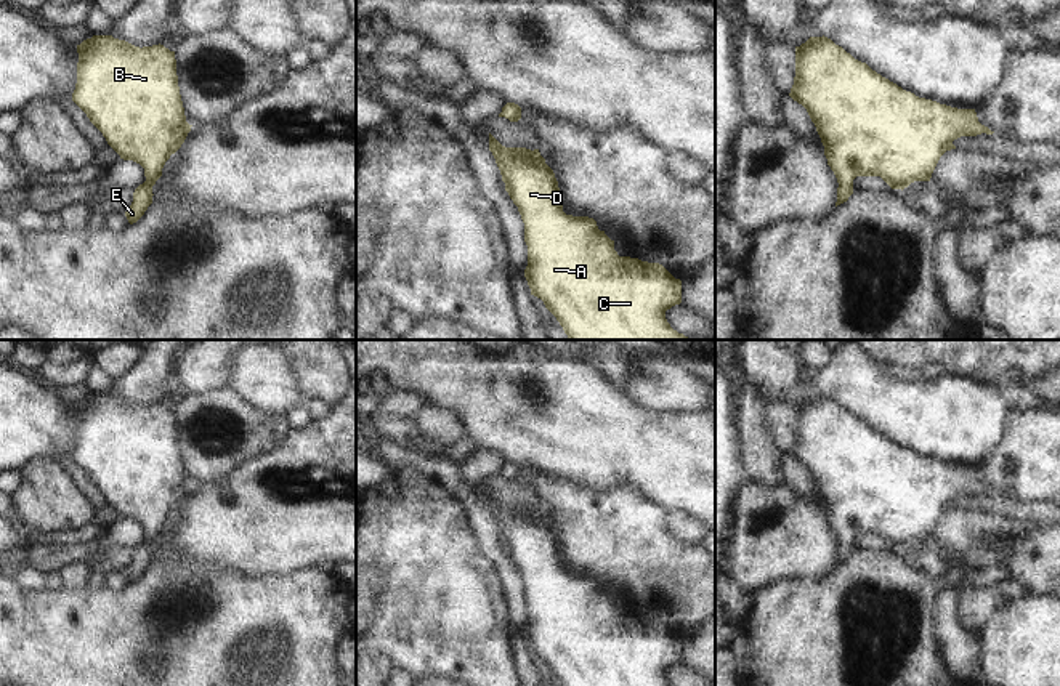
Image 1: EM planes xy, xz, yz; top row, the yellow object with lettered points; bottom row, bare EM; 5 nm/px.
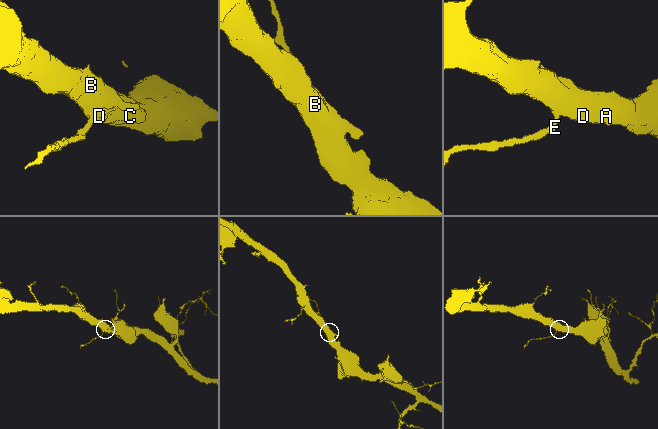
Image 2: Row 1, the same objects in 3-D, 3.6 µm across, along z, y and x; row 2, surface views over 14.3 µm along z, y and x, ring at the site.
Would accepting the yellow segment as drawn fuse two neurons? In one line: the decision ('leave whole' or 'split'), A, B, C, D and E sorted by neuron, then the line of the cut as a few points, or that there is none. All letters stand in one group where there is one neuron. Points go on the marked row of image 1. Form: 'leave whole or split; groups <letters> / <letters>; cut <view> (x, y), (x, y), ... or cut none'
leave whole; groups A B C D E; cut none

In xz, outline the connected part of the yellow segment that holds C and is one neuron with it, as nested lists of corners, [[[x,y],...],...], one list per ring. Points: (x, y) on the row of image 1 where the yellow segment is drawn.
[[[489,133],[489,151],[524,223],[531,295],[544,301],[569,340],[690,340],[666,319],[666,311],[682,303],[680,279],[659,263],[619,256],[593,218],[566,215],[555,173],[539,149],[505,147]]]

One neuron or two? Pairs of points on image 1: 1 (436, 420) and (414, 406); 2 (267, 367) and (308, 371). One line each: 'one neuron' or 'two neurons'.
1: two neurons
2: two neurons

